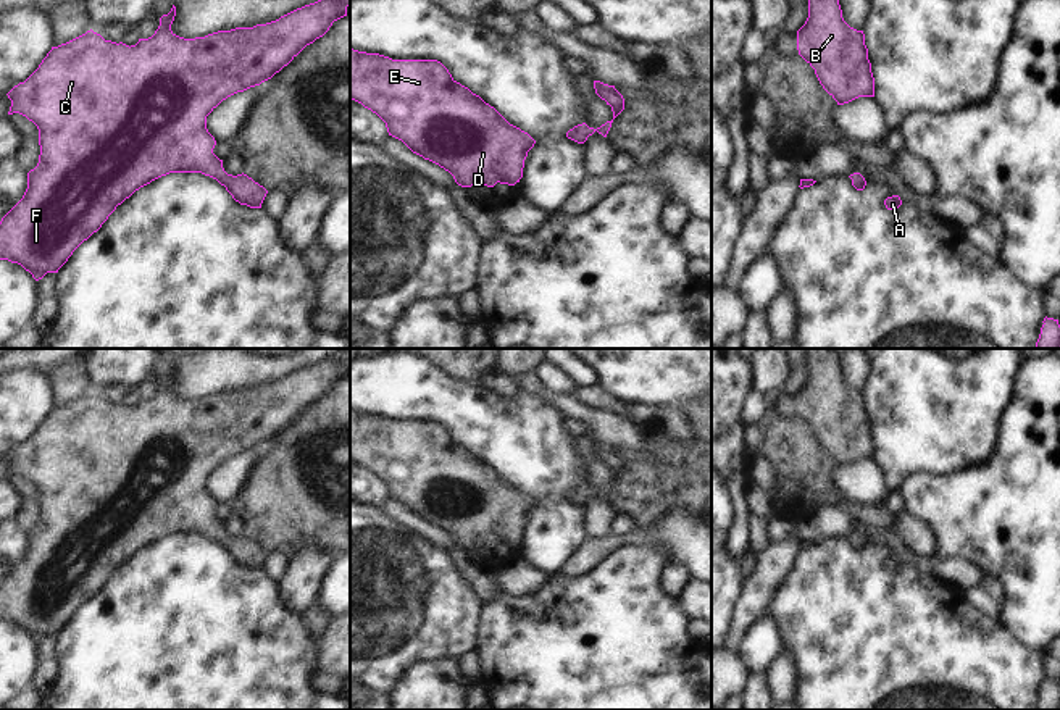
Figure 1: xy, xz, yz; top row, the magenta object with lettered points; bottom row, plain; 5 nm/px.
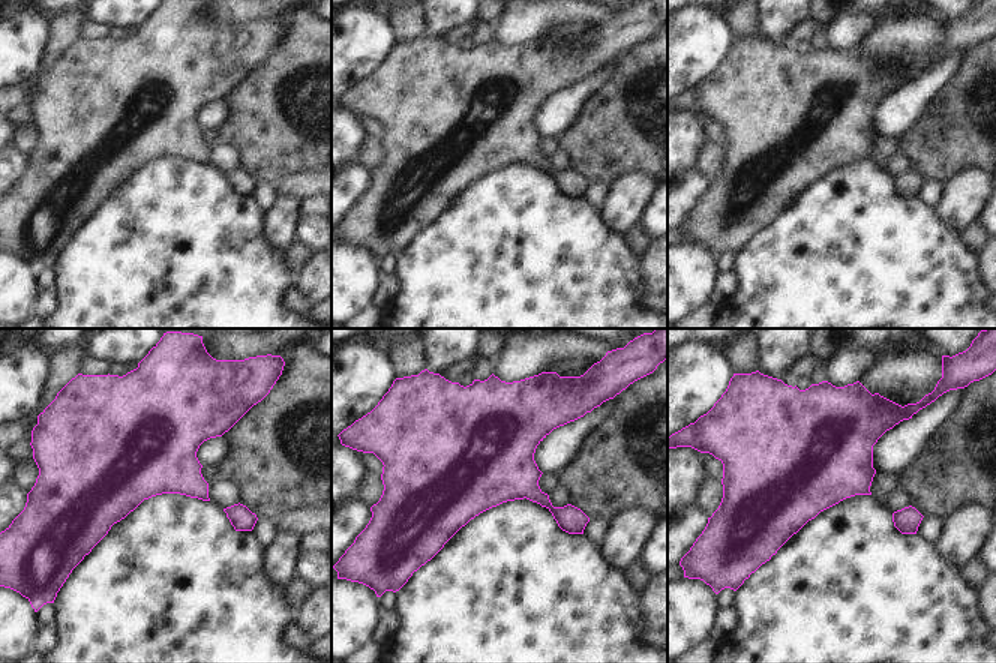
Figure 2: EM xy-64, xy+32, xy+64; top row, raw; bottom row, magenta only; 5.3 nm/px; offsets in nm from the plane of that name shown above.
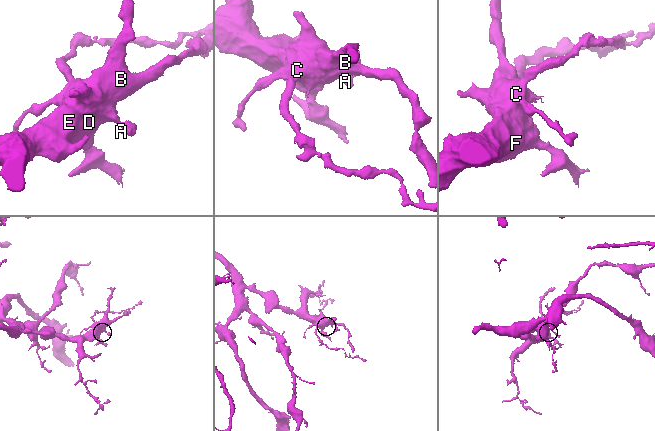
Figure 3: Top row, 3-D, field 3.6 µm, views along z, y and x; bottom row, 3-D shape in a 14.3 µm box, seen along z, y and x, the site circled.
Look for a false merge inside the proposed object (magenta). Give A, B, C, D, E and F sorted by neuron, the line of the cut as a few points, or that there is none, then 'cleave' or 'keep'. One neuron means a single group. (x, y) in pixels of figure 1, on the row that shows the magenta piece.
A B C D E F; no cut; keep

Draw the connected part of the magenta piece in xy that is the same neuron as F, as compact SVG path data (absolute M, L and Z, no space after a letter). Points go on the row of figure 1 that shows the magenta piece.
M318 0L266 24L218 31L195 39L184 39L171 31L171 24L176 16L176 6L173 5L171 11L160 18L160 26L155 34L148 39L139 39L136 45L129 47L123 42L116 44L111 40L105 40L100 34L90 29L66 44L52 47L39 68L24 82L19 82L6 94L11 100L8 115L19 113L37 126L40 155L37 166L27 173L27 189L23 198L0 221L0 260L8 260L11 263L21 265L32 274L35 281L42 279L47 273L58 273L58 269L68 261L73 252L102 228L102 224L108 219L108 216L116 210L118 205L121 205L140 187L169 173L202 173L224 186L232 198L240 205L261 208L268 190L244 173L232 176L224 171L223 160L219 160L213 153L216 140L207 129L207 116L227 97L271 79L276 73L287 66L307 45L323 37L334 21L347 16L348 5L350 0Z

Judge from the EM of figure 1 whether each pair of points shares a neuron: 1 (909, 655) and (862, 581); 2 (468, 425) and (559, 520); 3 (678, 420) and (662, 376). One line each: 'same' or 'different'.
1: same
2: same
3: different

